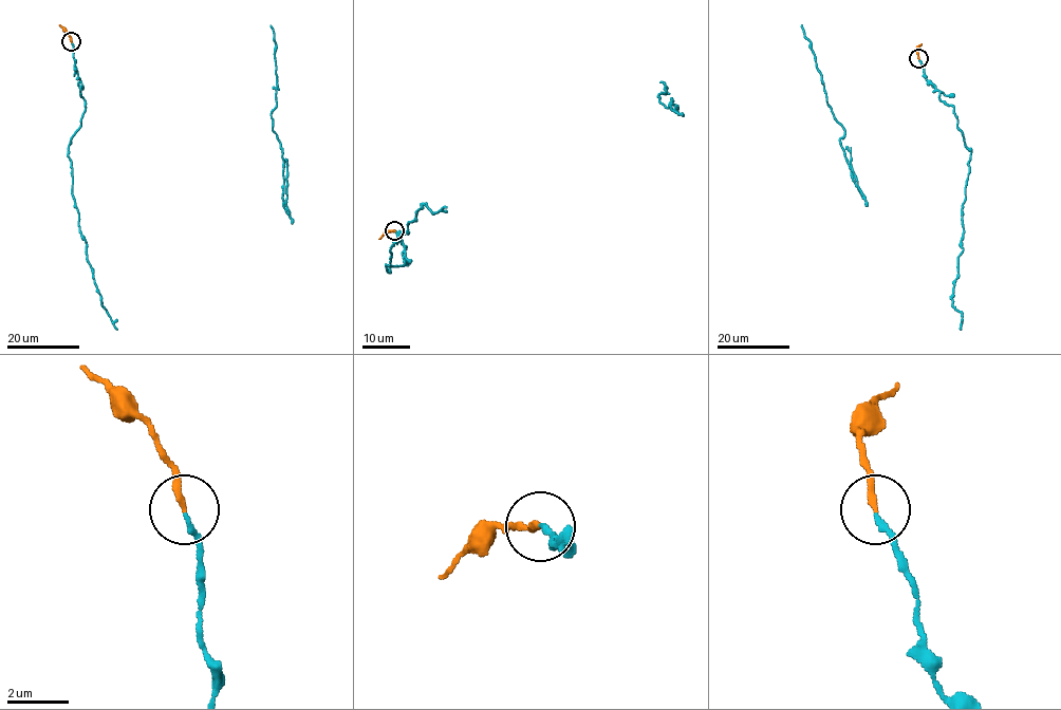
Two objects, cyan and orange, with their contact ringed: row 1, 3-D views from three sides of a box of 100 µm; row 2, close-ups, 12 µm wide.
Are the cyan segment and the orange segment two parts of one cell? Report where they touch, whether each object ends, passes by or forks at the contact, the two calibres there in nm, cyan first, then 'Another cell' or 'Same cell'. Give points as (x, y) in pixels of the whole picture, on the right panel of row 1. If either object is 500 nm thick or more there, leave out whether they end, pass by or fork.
Place: (918, 58). At the ring cyan ends. At the ring orange ends. Thickness 160 nm (cyan) against 200 nm. Same cell

